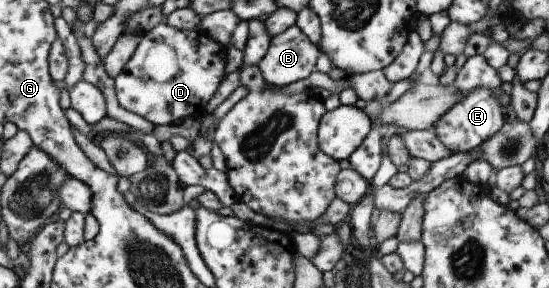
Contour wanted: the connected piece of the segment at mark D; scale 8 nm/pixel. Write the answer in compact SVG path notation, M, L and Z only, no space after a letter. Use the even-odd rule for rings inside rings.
M163 20L142 35L137 50L121 74L115 76L119 106L155 126L169 126L185 118L202 118L205 106L226 76L226 48L199 28L177 30Z

